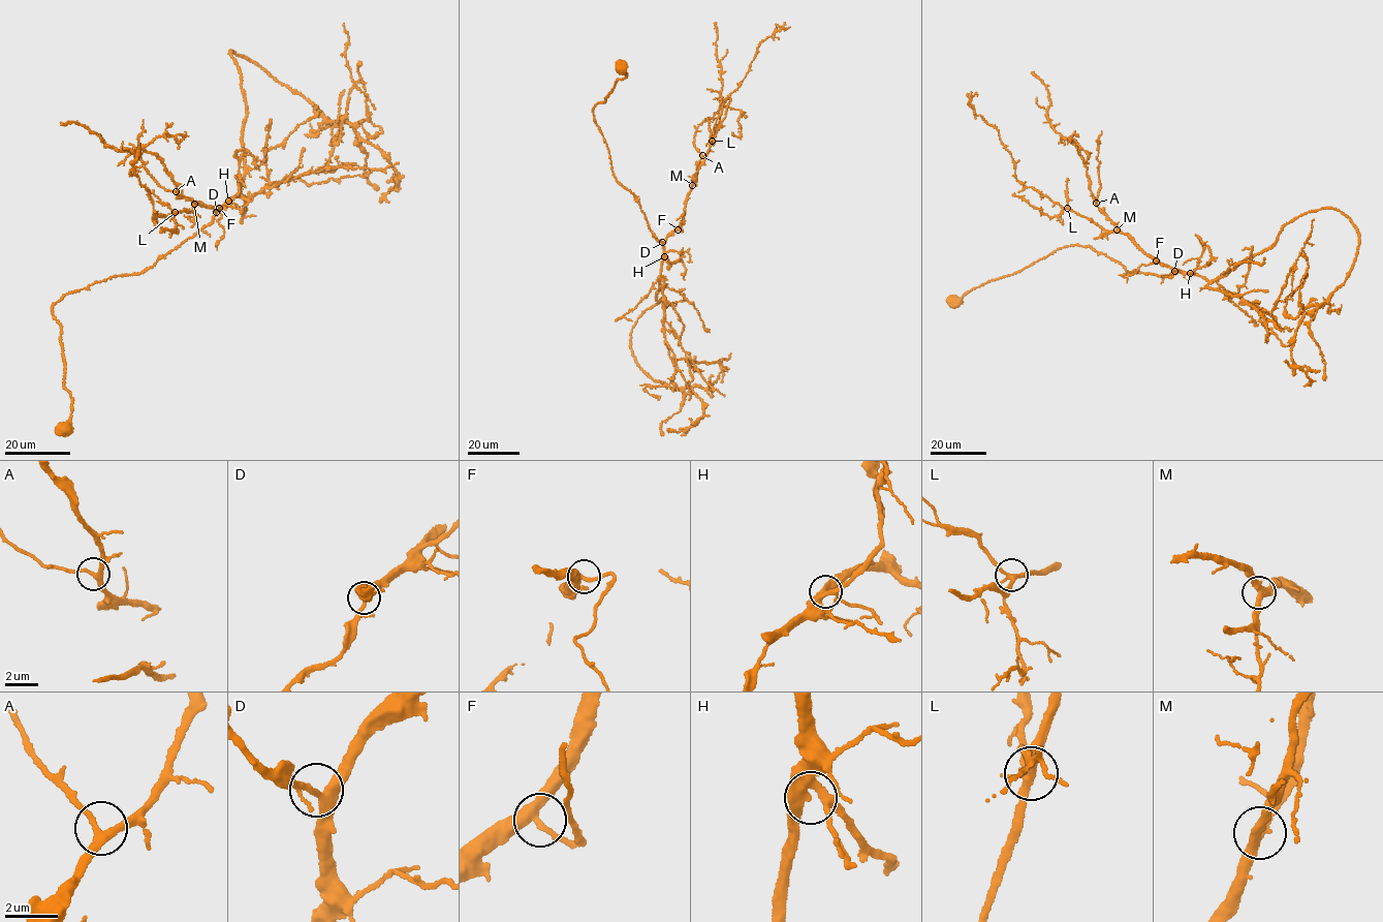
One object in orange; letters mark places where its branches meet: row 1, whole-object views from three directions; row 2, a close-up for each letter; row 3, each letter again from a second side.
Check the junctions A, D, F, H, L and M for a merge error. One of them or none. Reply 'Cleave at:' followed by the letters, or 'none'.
Cleave at: none

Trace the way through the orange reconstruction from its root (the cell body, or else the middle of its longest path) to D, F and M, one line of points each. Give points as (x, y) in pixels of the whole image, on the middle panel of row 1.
D: (620, 66), (626, 75), (594, 108), (594, 121), (613, 175), (636, 197), (652, 236), (662, 242)
F: (620, 66), (626, 75), (593, 110), (613, 173), (636, 197), (652, 236), (663, 242), (678, 229)
M: (620, 66), (626, 75), (594, 108), (594, 121), (652, 236), (663, 242), (678, 227), (692, 185)

